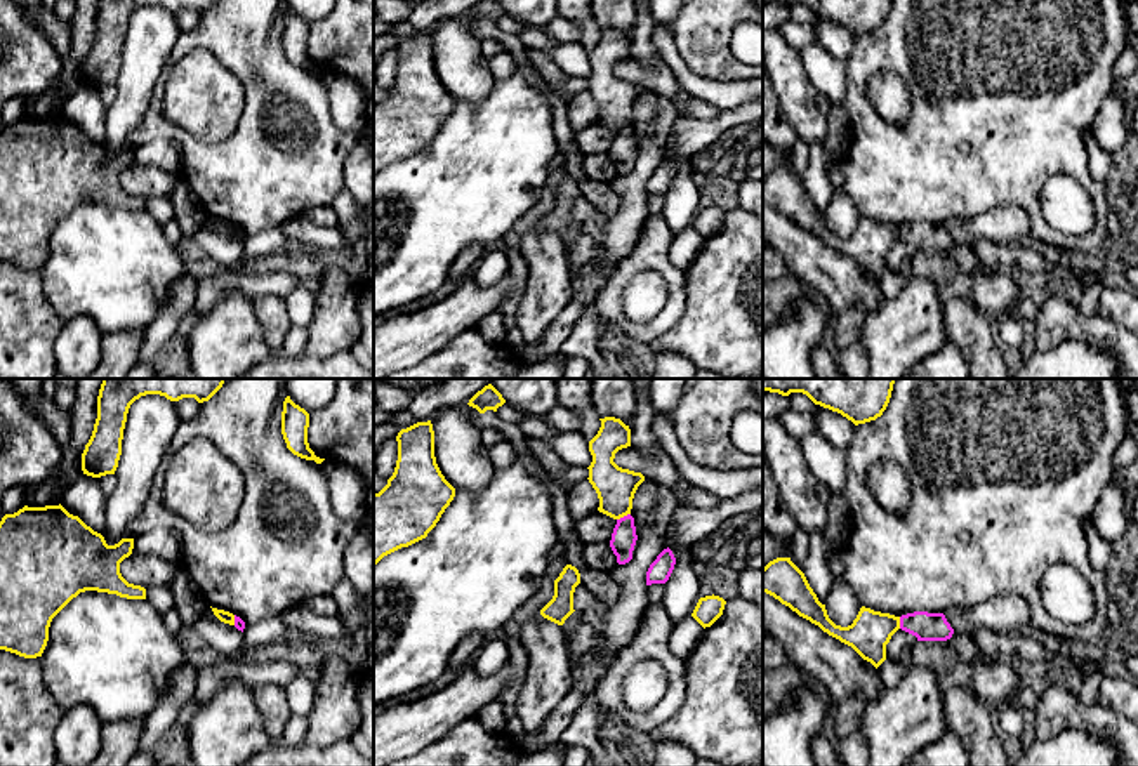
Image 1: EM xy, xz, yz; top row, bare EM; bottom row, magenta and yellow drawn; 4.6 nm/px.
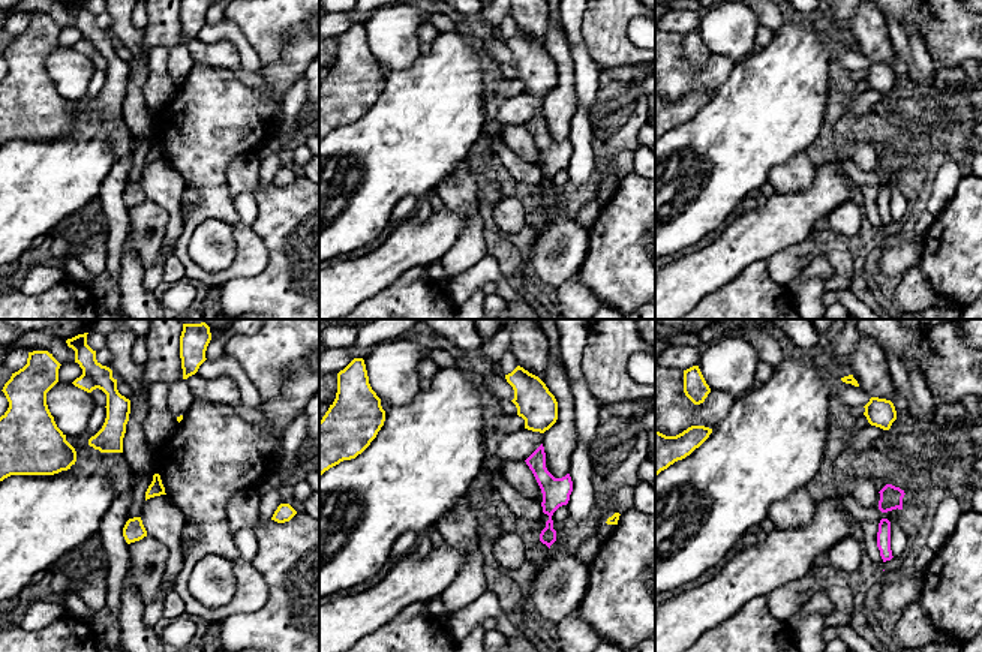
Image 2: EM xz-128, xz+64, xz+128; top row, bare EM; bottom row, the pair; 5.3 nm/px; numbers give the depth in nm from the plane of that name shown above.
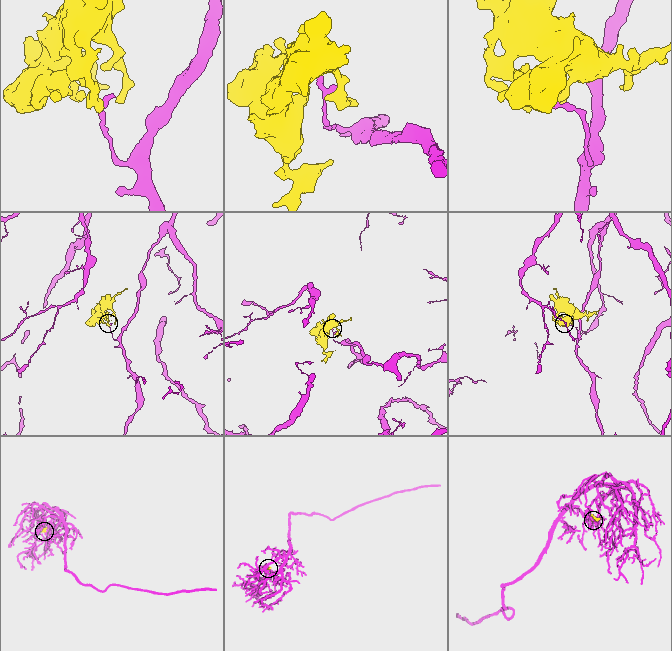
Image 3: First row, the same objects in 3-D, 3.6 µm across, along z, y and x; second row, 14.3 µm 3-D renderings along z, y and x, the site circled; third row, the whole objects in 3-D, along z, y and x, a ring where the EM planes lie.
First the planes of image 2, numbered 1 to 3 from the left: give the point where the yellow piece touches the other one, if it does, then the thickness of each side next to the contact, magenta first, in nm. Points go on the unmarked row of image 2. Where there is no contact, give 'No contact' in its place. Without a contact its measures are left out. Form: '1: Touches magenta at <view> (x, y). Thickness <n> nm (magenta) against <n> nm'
1: No contact
2: No contact
3: No contact

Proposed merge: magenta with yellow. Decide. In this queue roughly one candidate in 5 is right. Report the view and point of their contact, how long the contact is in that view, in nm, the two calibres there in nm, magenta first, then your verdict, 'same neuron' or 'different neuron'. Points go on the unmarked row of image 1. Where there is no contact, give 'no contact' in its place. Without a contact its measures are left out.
meets magenta in xz at (624, 127); contact 70 nm long; 120 nm thick on the magenta side, 190 nm on the other; different neuron

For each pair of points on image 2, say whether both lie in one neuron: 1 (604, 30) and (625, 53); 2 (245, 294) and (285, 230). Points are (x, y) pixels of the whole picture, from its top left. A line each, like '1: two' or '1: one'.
1: one
2: one

